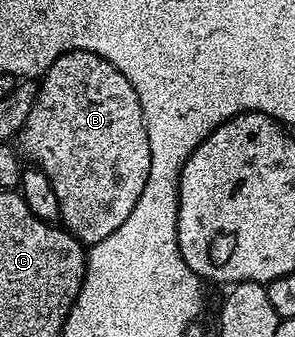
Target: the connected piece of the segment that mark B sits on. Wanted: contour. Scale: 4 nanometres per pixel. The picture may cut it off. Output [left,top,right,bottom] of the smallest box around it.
[19,51,151,245]

